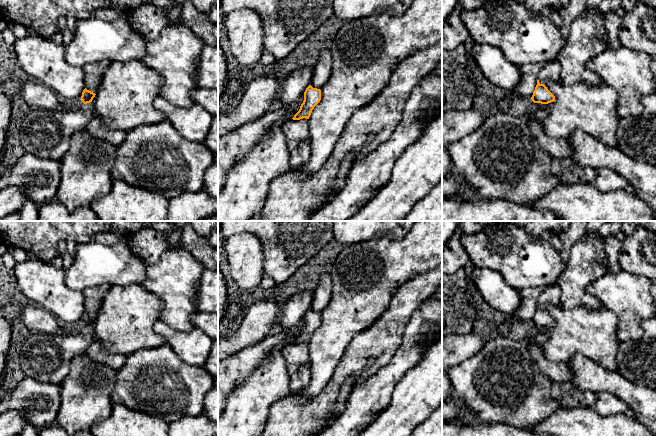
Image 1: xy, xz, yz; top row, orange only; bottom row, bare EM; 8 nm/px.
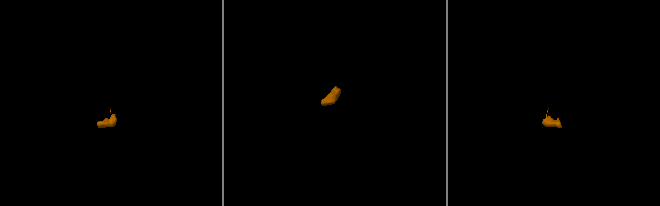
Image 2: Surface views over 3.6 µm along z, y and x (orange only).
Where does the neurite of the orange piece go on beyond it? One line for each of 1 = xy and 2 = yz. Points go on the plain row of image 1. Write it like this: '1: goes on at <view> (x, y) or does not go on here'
1: does not go on here
2: goes on at yz (551, 296)

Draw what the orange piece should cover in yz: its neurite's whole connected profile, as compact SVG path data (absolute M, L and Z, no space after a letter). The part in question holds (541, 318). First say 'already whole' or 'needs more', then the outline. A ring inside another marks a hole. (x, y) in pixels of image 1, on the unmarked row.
needs more; M558 286L547 288L540 295L537 309L531 321L534 327L548 328L555 324L555 320L544 309L546 305L560 305L560 289Z

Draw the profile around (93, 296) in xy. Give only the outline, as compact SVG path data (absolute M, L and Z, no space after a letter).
M97 286L93 288L87 288L83 292L85 297L85 312L87 314L95 318L97 317L103 297L108 289L109 286Z

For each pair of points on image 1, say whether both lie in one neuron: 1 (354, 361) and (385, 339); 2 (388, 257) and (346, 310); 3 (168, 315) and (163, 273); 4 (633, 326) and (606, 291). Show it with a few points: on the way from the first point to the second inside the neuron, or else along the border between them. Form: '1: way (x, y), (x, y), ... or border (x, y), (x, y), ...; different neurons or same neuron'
1: way (362, 353), (372, 343), (377, 342); same neuron
2: way (385, 272), (381, 282), (369, 289), (361, 297); same neuron
3: way (168, 305), (168, 283); same neuron
4: way (630, 317), (615, 300); same neuron

